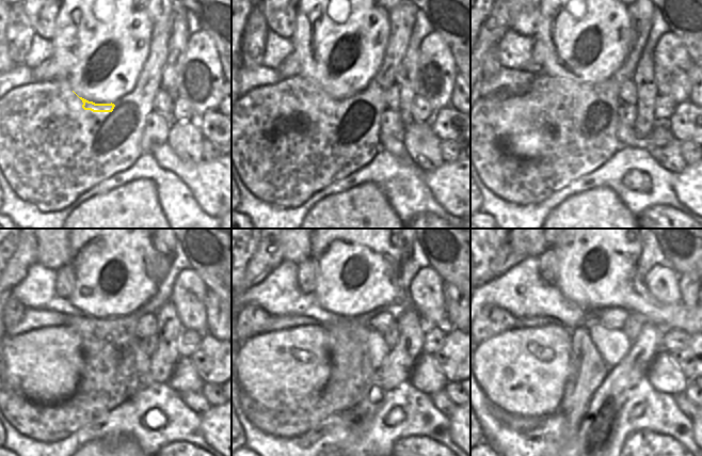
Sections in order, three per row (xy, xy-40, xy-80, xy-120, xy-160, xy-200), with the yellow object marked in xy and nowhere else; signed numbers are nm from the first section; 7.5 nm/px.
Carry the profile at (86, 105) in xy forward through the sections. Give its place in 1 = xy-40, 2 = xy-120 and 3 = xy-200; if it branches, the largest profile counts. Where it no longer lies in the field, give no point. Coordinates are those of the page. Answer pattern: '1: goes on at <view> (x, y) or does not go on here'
1: goes on at xy-40 (330, 104)
2: goes on at xy-120 (95, 339)
3: goes on at xy-200 (588, 370)

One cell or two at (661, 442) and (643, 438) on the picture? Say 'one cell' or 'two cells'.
one cell

